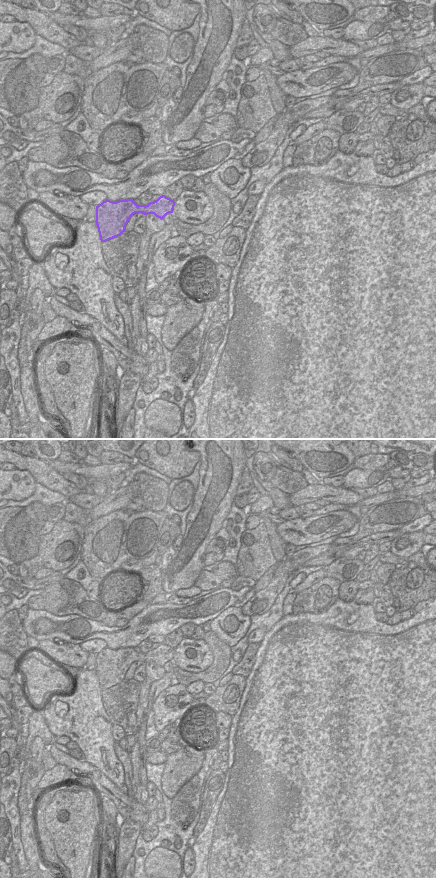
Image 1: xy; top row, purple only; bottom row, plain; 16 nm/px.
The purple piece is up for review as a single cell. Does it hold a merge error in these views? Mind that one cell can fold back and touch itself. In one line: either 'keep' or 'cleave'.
keep

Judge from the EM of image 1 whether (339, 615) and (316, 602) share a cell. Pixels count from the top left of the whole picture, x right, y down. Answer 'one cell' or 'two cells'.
two cells

